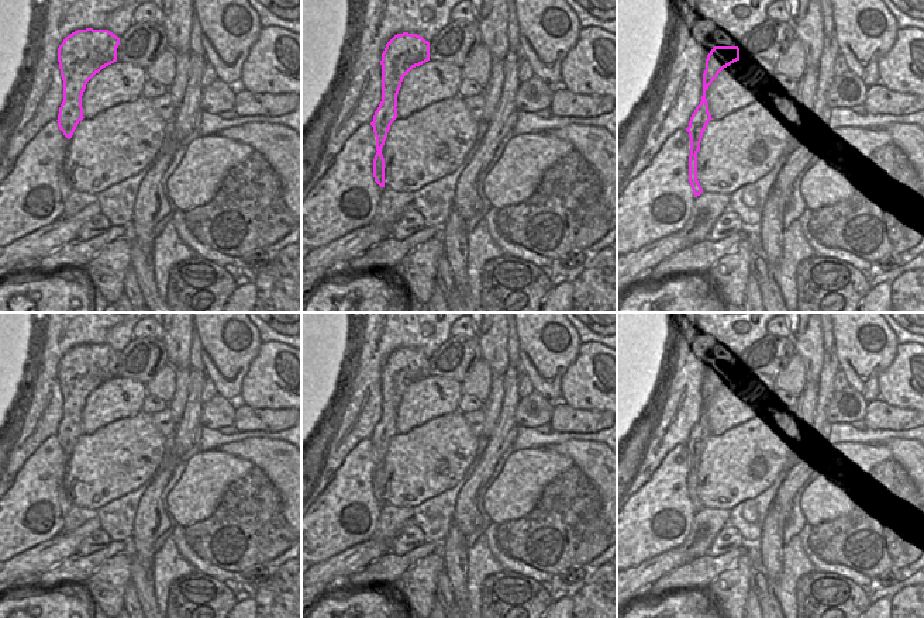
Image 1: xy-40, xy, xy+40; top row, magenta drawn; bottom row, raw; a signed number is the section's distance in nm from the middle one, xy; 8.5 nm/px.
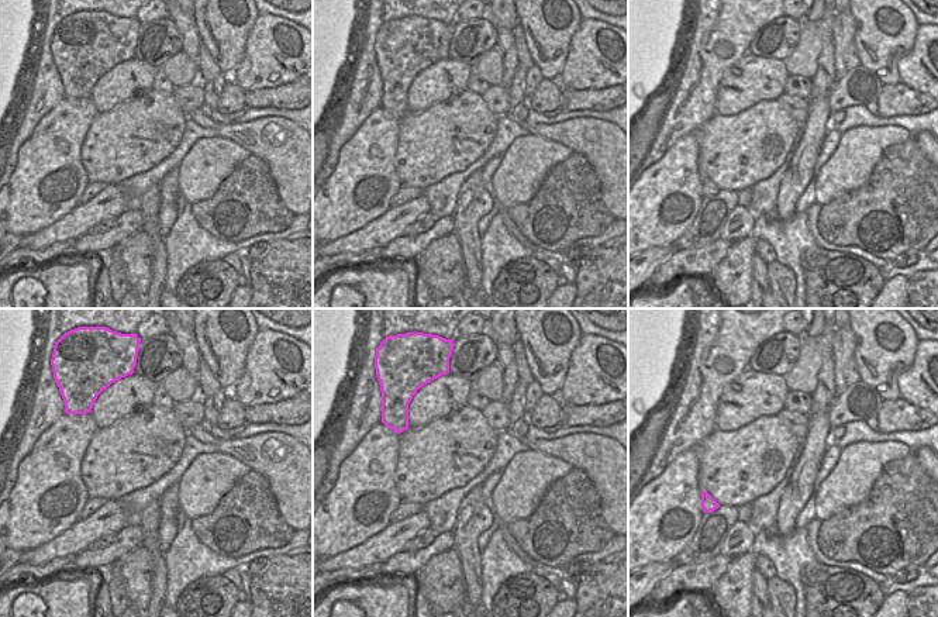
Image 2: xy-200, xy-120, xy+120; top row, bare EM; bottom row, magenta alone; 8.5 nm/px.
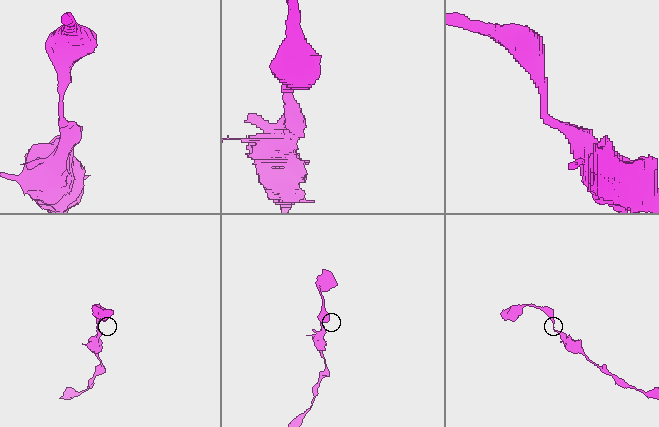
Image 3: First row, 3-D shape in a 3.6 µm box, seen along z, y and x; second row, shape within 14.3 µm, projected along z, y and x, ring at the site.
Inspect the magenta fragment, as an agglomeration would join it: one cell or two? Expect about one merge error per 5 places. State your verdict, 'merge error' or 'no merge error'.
no merge error

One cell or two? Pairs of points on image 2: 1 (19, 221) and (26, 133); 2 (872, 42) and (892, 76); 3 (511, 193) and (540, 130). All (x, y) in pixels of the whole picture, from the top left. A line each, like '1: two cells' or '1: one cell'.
1: two cells
2: one cell
3: two cells

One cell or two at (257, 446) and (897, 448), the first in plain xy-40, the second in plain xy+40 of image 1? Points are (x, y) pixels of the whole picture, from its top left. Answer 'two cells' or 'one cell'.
one cell

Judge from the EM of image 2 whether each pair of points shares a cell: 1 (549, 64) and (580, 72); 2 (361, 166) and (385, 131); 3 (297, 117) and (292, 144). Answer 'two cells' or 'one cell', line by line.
1: two cells
2: one cell
3: two cells

